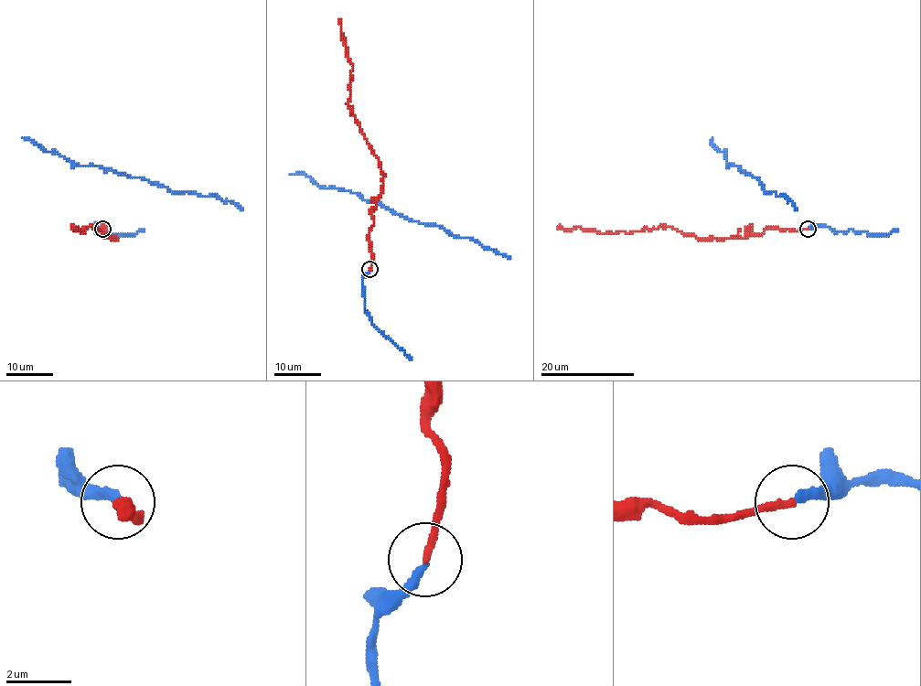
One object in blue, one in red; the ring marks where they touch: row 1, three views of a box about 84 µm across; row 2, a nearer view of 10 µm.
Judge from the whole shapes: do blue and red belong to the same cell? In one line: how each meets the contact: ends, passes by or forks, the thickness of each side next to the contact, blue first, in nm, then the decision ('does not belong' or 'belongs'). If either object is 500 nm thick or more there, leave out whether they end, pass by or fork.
blue ends; red ends; calibres 280 and 240 nm; belongs

